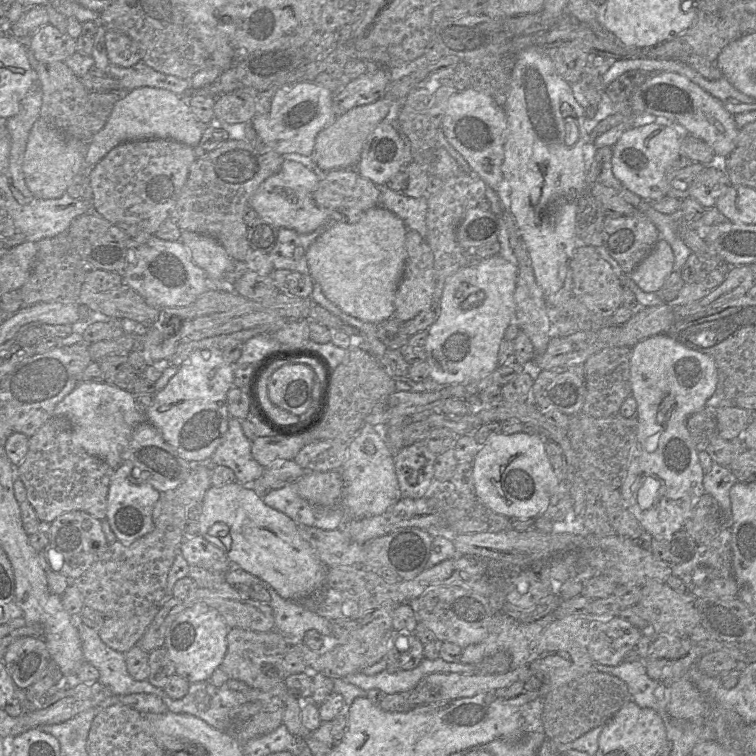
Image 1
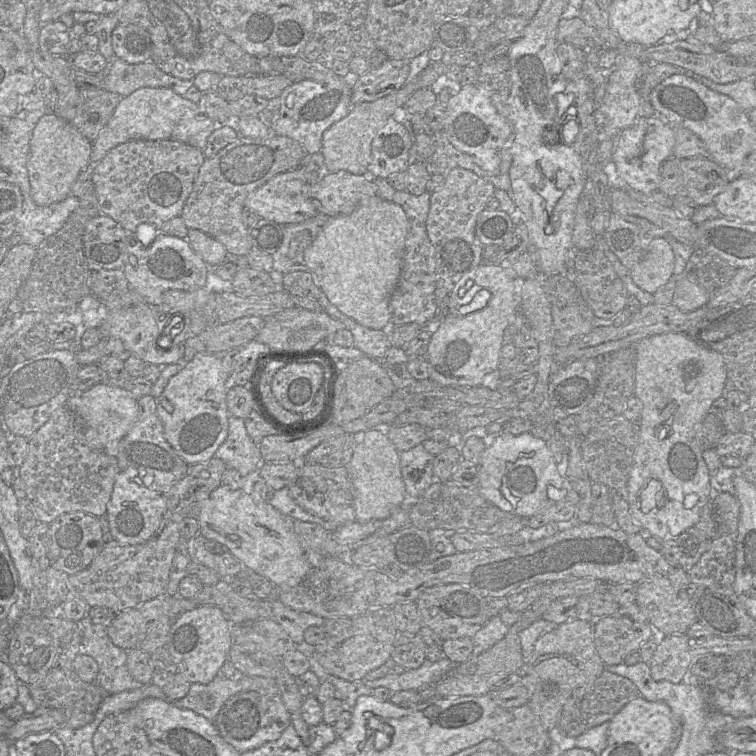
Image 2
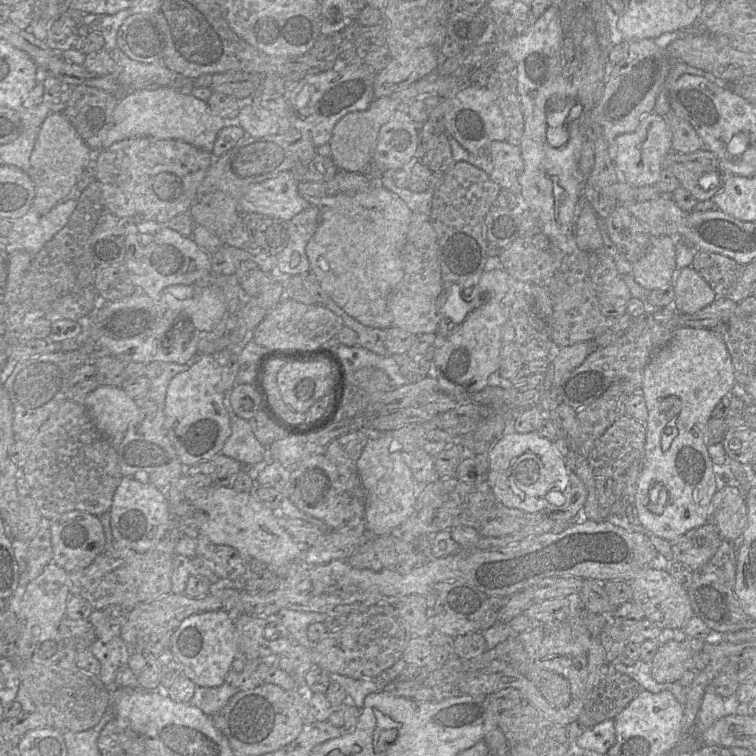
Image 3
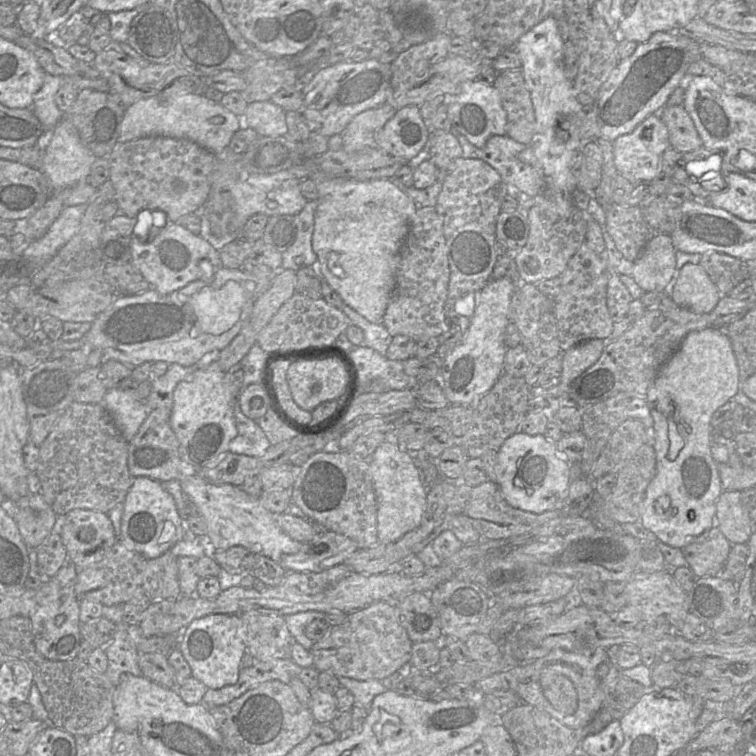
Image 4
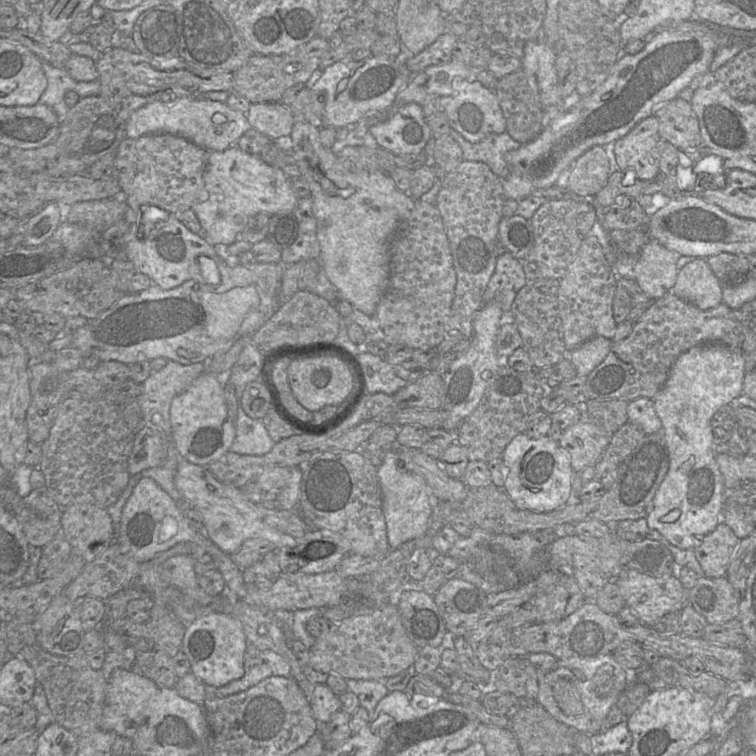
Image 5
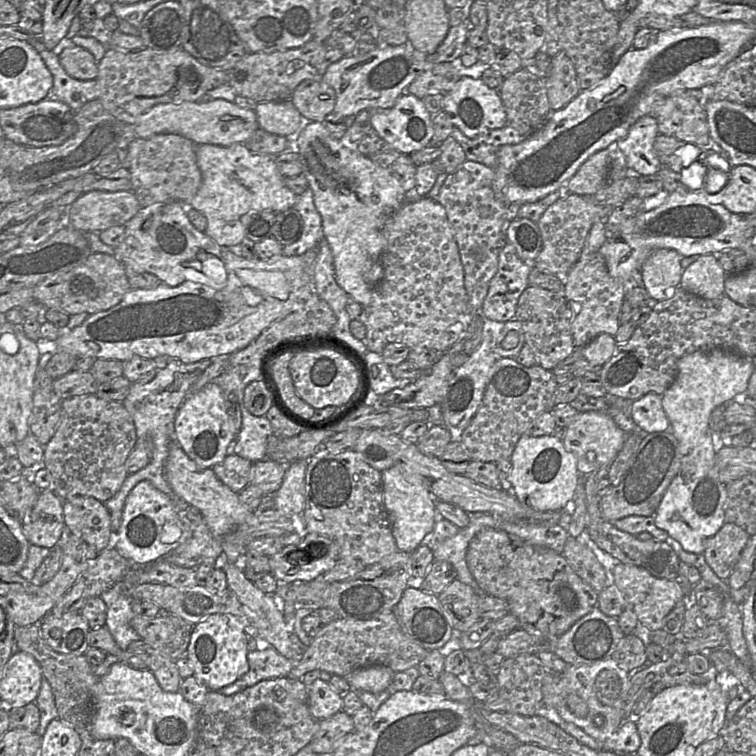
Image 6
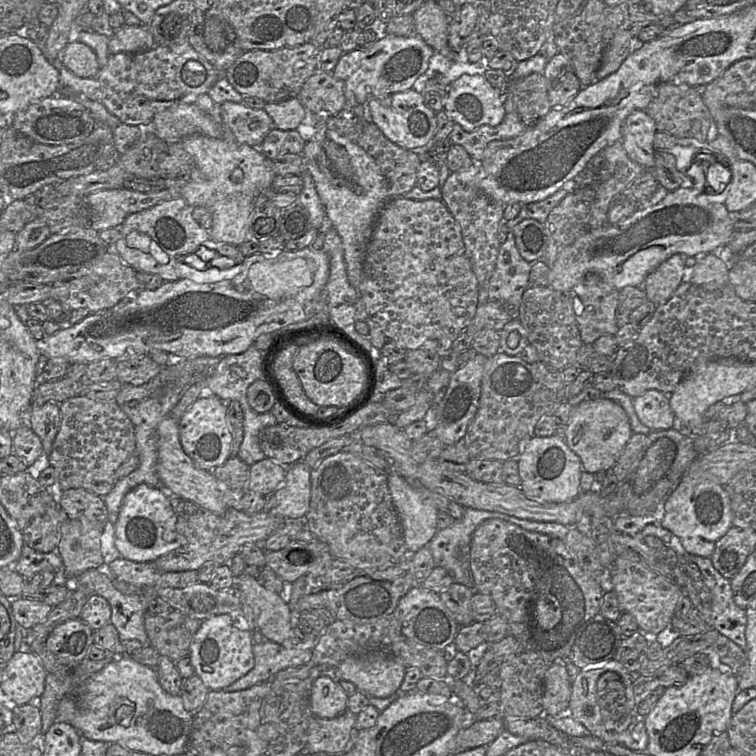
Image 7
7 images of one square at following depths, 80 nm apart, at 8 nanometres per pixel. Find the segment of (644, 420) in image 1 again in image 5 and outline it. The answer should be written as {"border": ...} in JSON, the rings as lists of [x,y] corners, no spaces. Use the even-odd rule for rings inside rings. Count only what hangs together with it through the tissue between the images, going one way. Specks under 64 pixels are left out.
{"border":[[[719,343],[700,344],[677,357],[664,386],[652,399],[669,451],[669,469],[654,496],[653,509],[646,520],[649,528],[658,531],[680,549],[695,549],[701,539],[721,522],[725,487],[716,461],[711,419],[722,406],[743,393],[745,374],[745,359],[740,348]]]}

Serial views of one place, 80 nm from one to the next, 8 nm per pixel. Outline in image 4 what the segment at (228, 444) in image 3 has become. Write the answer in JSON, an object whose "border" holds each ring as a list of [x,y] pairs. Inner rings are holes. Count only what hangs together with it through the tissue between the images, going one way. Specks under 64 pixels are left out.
{"border":[[[238,397],[235,399],[233,414],[237,435],[230,441],[228,451],[247,456],[262,456],[271,444],[257,422],[243,414]]]}

